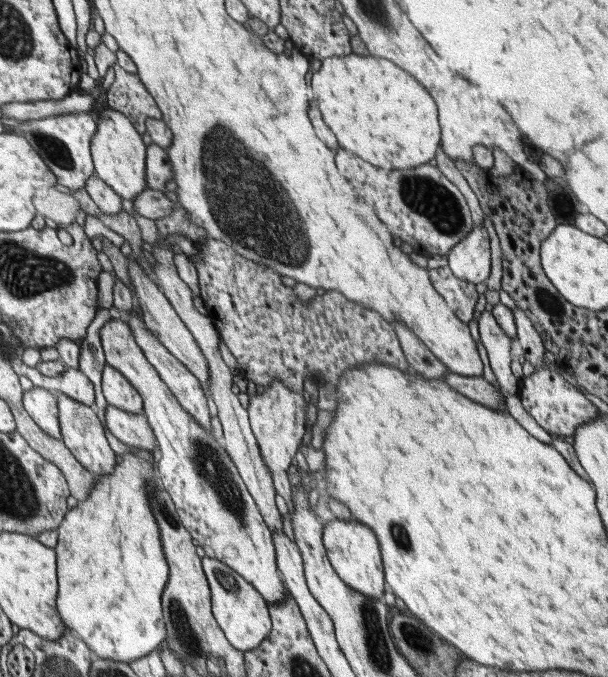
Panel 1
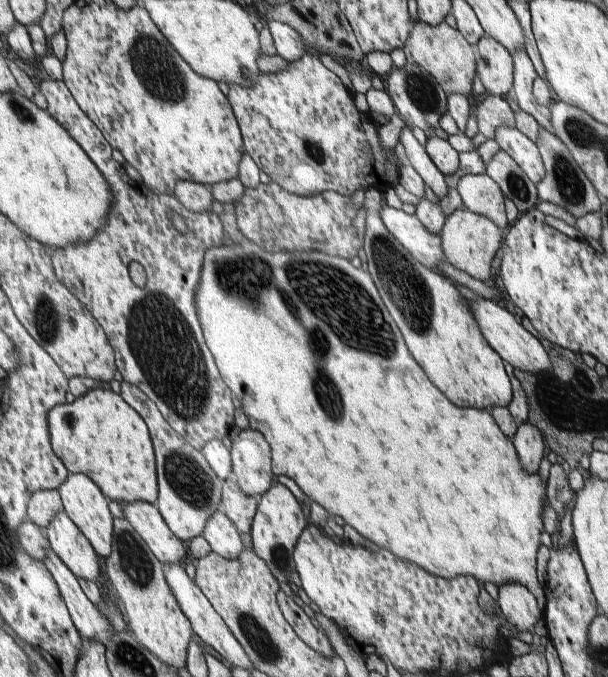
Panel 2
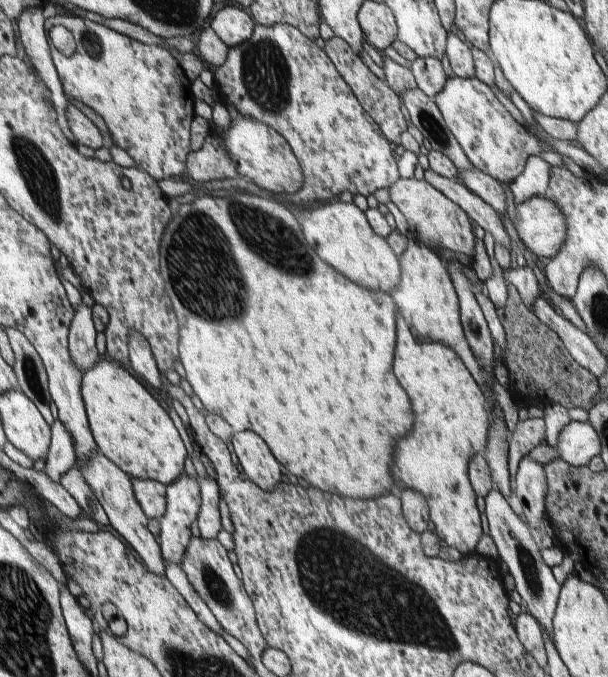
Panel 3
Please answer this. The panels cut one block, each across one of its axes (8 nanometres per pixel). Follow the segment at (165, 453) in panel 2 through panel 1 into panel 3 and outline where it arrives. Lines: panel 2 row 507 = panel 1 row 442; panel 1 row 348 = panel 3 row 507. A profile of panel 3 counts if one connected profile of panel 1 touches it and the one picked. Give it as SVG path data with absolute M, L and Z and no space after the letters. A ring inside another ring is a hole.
M100 452L91 455L91 458L86 461L77 460L75 466L79 468L81 475L86 479L96 498L104 507L110 521L110 527L116 529L118 534L121 534L122 538L125 538L125 541L138 551L138 556L142 562L145 562L145 567L150 572L158 576L164 575L166 562L161 554L160 541L148 528L147 522L150 518L137 501L136 491L133 489L133 478Z

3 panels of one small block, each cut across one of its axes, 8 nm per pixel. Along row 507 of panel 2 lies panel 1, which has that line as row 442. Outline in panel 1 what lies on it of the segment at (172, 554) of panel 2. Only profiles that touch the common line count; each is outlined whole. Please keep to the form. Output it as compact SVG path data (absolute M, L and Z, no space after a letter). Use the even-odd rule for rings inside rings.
M107 405L104 412L106 428L126 445L146 449L158 456L157 436L149 421L138 414L131 414L129 411L120 410L118 407Z

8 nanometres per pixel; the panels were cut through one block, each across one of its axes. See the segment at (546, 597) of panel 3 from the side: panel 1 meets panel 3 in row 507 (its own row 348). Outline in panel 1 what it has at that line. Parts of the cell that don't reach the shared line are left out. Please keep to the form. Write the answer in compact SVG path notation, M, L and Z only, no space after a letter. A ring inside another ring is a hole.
M486 309L480 314L480 320L474 326L477 335L485 346L490 366L505 395L519 392L519 378L510 369L512 338L500 328L492 313Z

